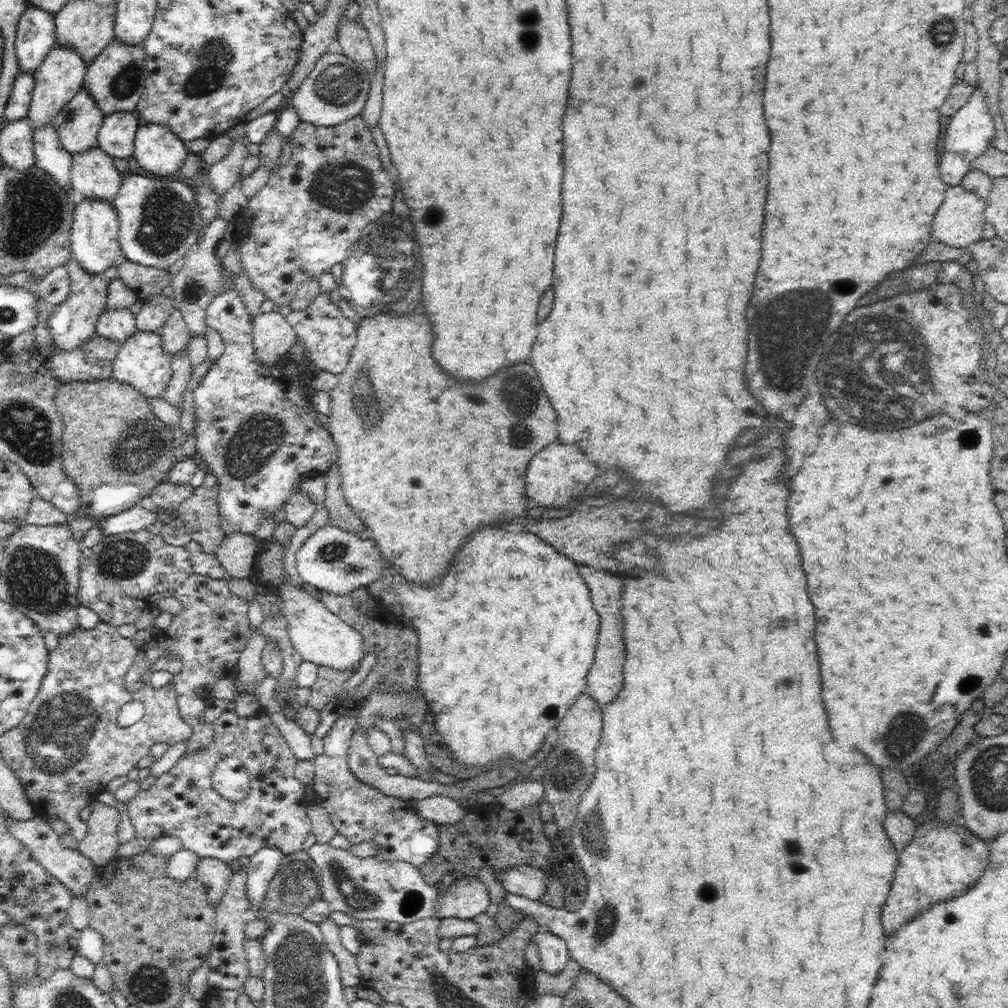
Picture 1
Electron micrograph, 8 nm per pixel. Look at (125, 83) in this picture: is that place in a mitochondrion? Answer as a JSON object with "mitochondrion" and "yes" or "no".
{"mitochondrion":"yes"}

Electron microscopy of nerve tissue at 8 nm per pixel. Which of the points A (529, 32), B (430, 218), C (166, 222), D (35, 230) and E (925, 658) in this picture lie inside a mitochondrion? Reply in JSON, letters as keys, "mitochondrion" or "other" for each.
{"A":"mitochondrion","B":"mitochondrion","C":"mitochondrion","D":"mitochondrion","E":"other"}

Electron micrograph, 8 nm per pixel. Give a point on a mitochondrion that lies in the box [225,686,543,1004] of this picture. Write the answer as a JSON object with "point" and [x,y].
{"point":[336,877]}

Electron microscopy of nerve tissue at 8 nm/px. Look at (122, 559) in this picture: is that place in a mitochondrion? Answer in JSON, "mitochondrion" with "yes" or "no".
{"mitochondrion":"yes"}

